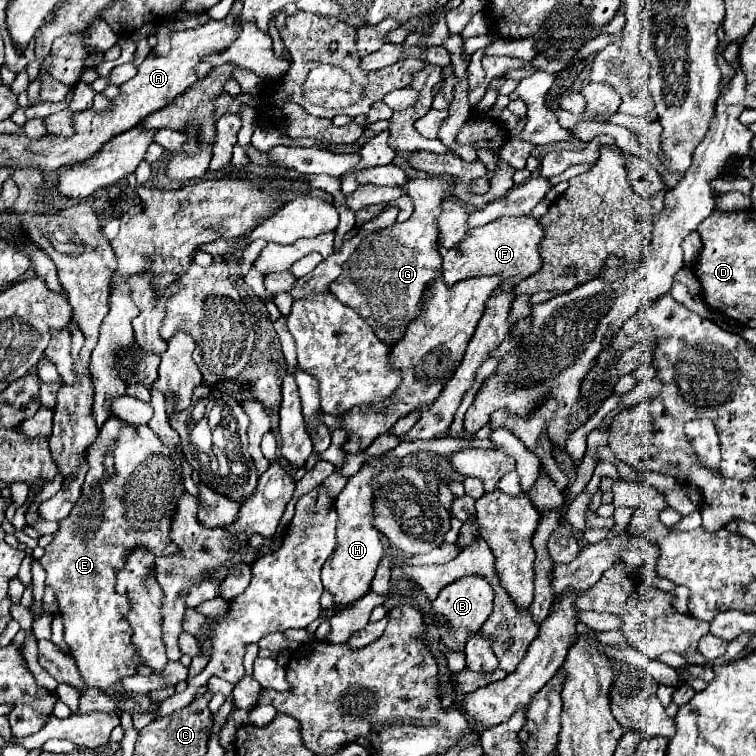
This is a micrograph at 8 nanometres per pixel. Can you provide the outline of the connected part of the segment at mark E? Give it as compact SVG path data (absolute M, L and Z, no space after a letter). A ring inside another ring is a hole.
M112 417L106 421L106 427L100 429L98 439L90 447L88 453L90 469L86 473L82 495L78 503L74 505L68 519L60 521L58 533L54 533L54 541L46 547L44 557L38 561L46 571L46 585L50 585L56 593L56 601L60 607L60 615L64 621L64 641L70 647L70 653L76 661L76 667L82 675L82 679L102 693L110 697L120 697L118 709L124 713L158 713L160 703L154 703L150 699L150 693L132 693L132 697L126 697L126 691L122 689L122 679L136 673L138 665L144 665L140 661L140 653L132 643L130 625L126 619L122 619L122 613L130 607L126 601L126 595L118 595L114 589L114 565L122 561L122 549L130 549L130 545L146 545L146 549L158 553L176 553L174 545L168 541L168 529L174 515L174 501L184 493L182 487L182 457L174 451L170 451L148 425L130 427L120 417ZM112 453L116 461L116 475L106 477L104 475L104 455Z

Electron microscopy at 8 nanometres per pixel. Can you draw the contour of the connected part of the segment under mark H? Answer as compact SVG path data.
M372 461L372 463L364 465L356 475L352 475L348 479L344 491L334 501L334 507L338 511L336 549L326 559L326 565L322 567L322 583L324 583L324 589L332 593L336 609L344 609L344 607L354 605L358 599L362 599L370 591L370 585L372 585L372 579L376 575L378 563L384 555L380 533L372 525L374 511L370 509L370 501L372 501L374 489L370 489L370 477L374 477L374 473L380 473L382 469L390 469L390 467L394 469L398 465L378 463L378 461Z

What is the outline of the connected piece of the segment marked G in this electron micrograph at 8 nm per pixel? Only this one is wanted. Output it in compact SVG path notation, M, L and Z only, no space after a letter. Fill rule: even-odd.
M428 177L406 181L402 189L414 203L412 217L406 223L366 235L342 267L340 277L330 285L334 297L346 307L352 307L372 327L376 337L390 347L402 341L406 327L422 313L424 293L440 275L442 257L436 243L436 217L450 183L446 177Z

